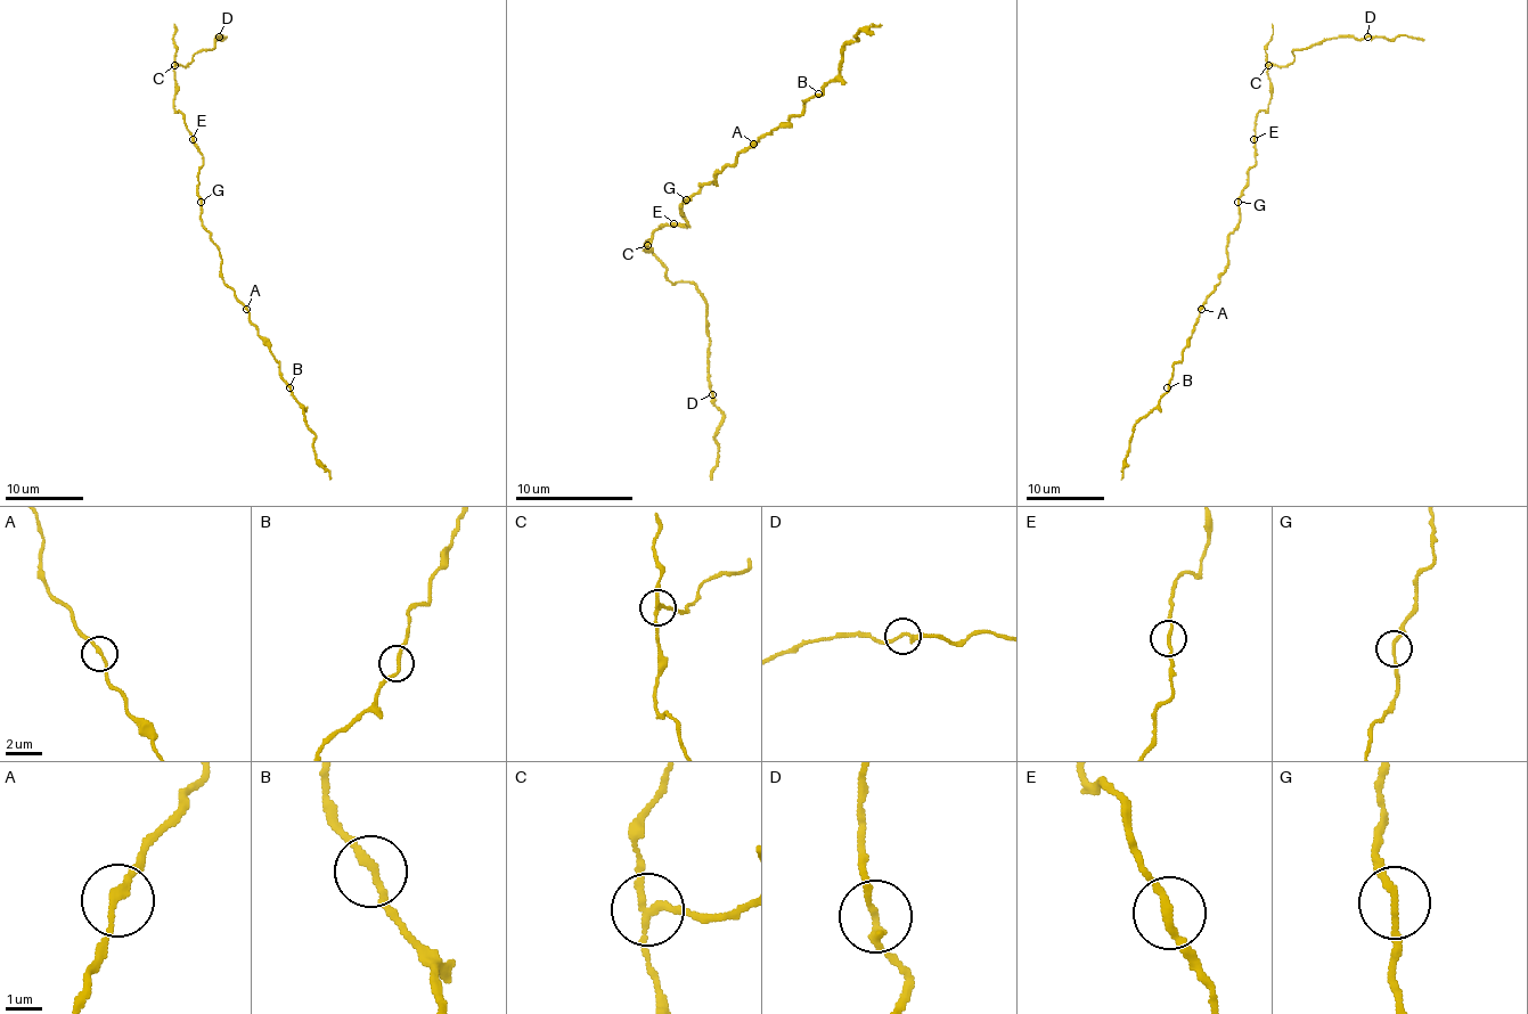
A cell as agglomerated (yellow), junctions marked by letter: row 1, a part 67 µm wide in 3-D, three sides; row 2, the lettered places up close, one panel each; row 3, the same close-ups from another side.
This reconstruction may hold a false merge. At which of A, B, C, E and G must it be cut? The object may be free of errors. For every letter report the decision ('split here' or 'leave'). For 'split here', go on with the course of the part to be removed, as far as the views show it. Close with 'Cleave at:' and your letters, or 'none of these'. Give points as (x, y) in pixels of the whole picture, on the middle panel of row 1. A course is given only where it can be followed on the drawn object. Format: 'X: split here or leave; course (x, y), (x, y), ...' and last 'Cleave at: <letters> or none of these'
A: leave
B: leave
C: split here; course (647, 244), (673, 285), (692, 283), (707, 305), (710, 391), (721, 413), (718, 454), (710, 480)
E: leave
G: leave
Cleave at: C

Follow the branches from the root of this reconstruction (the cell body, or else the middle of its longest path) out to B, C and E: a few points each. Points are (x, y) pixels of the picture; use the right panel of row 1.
B: (1238, 199), (1240, 223), (1228, 237), (1228, 268), (1199, 311), (1199, 321), (1183, 358), (1174, 366), (1167, 387)
C: (1238, 199), (1248, 180), (1248, 170), (1256, 162), (1256, 115), (1267, 109), (1272, 96), (1267, 64)
E: (1238, 199), (1248, 180), (1248, 170), (1256, 162), (1253, 139)

